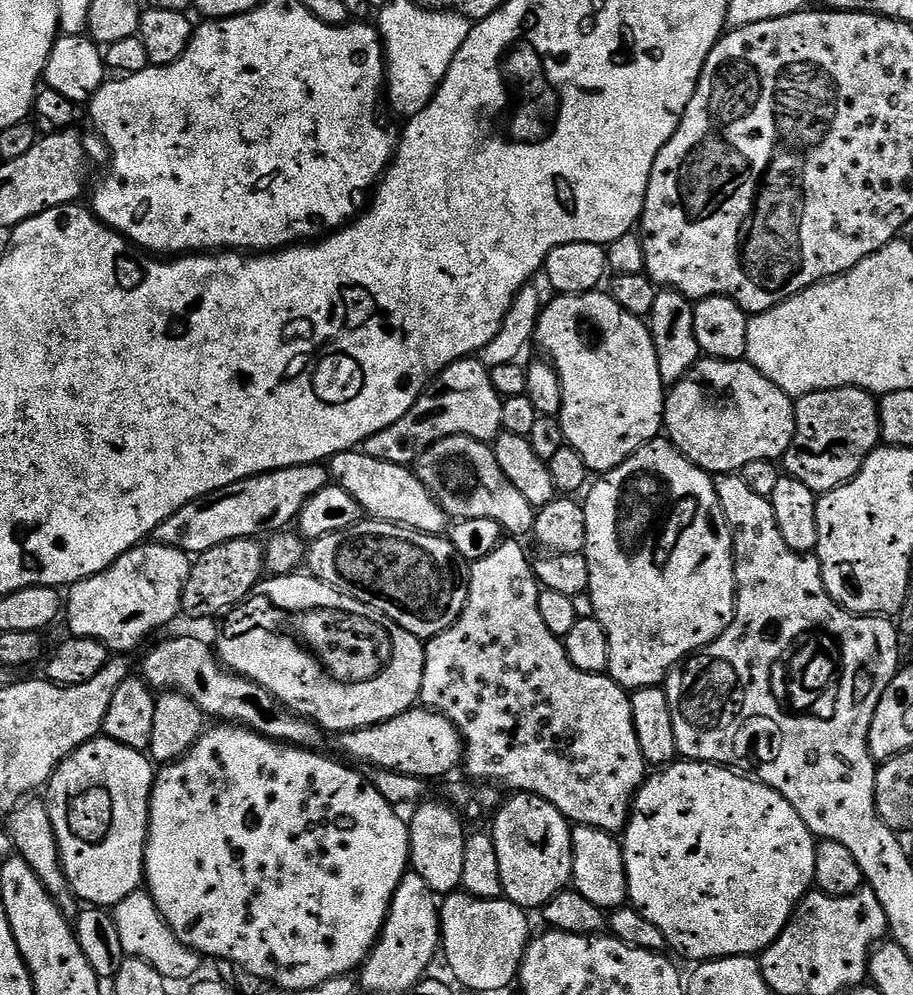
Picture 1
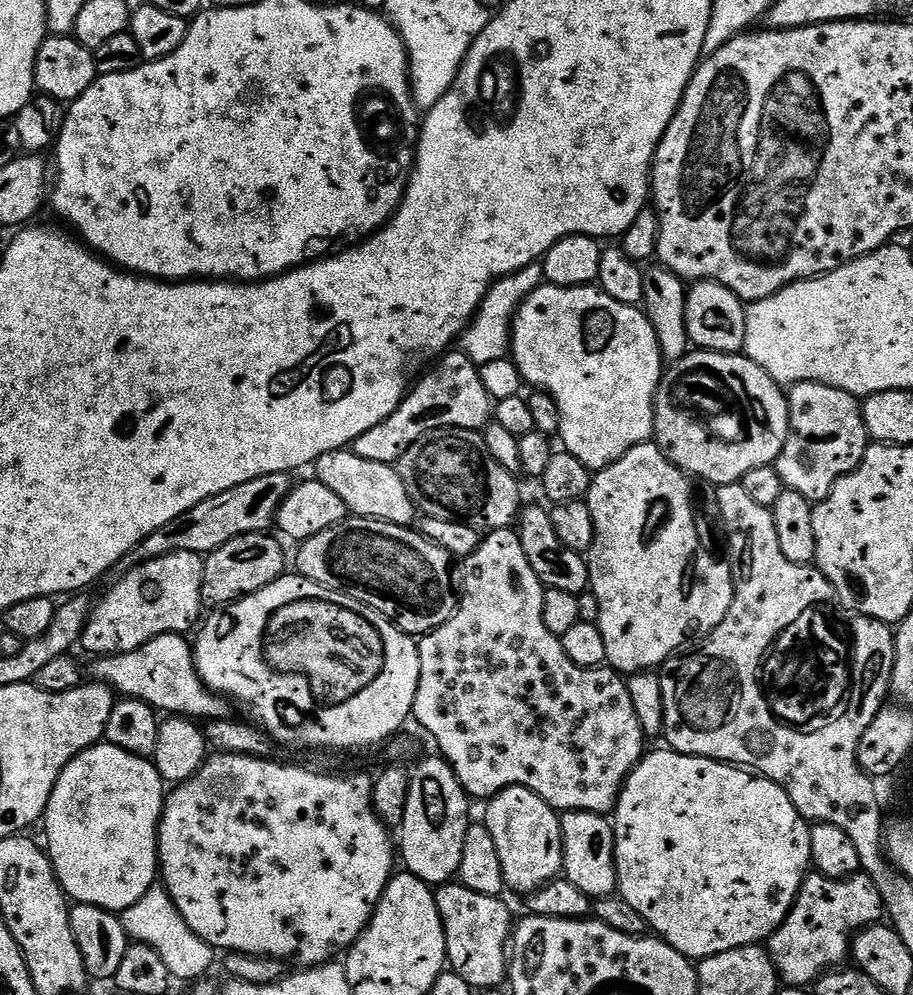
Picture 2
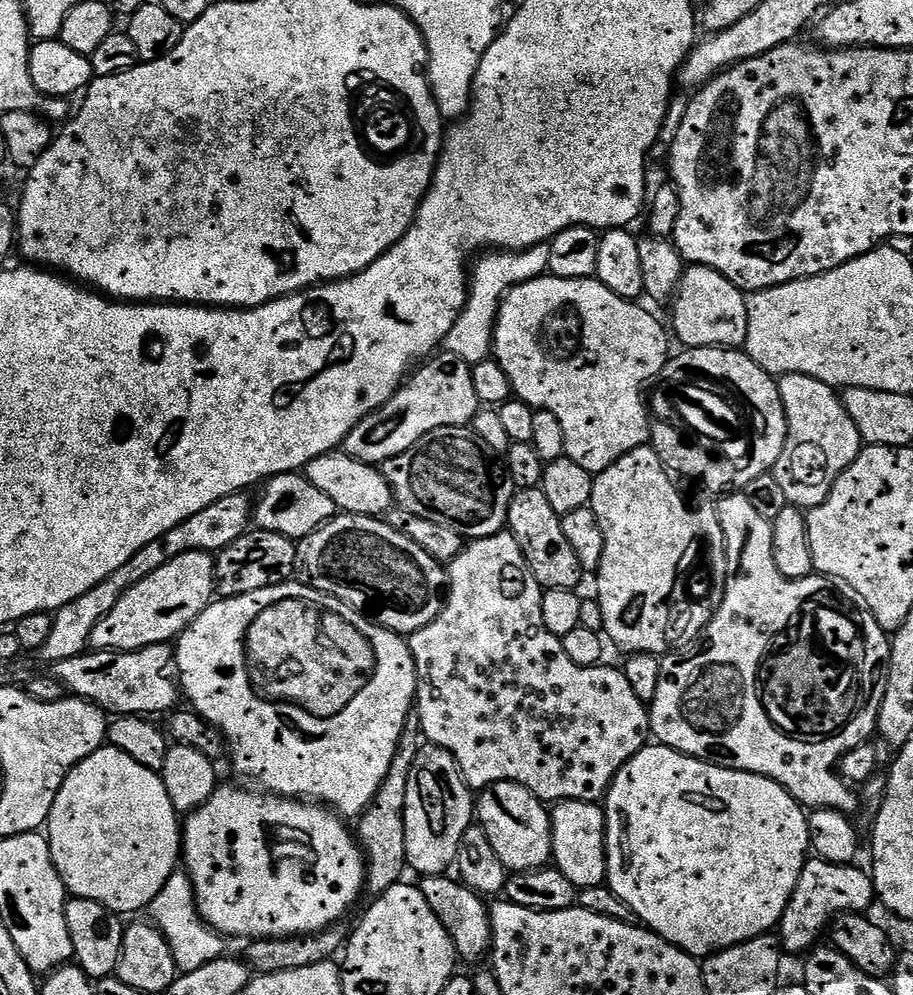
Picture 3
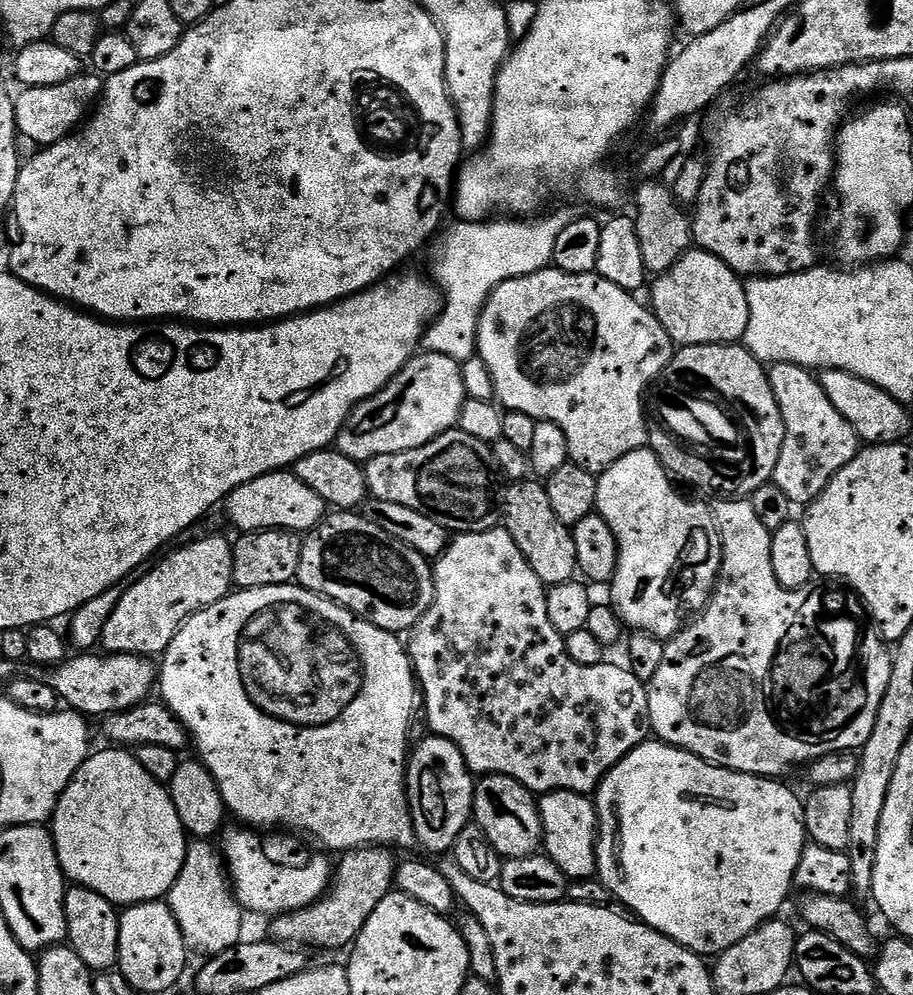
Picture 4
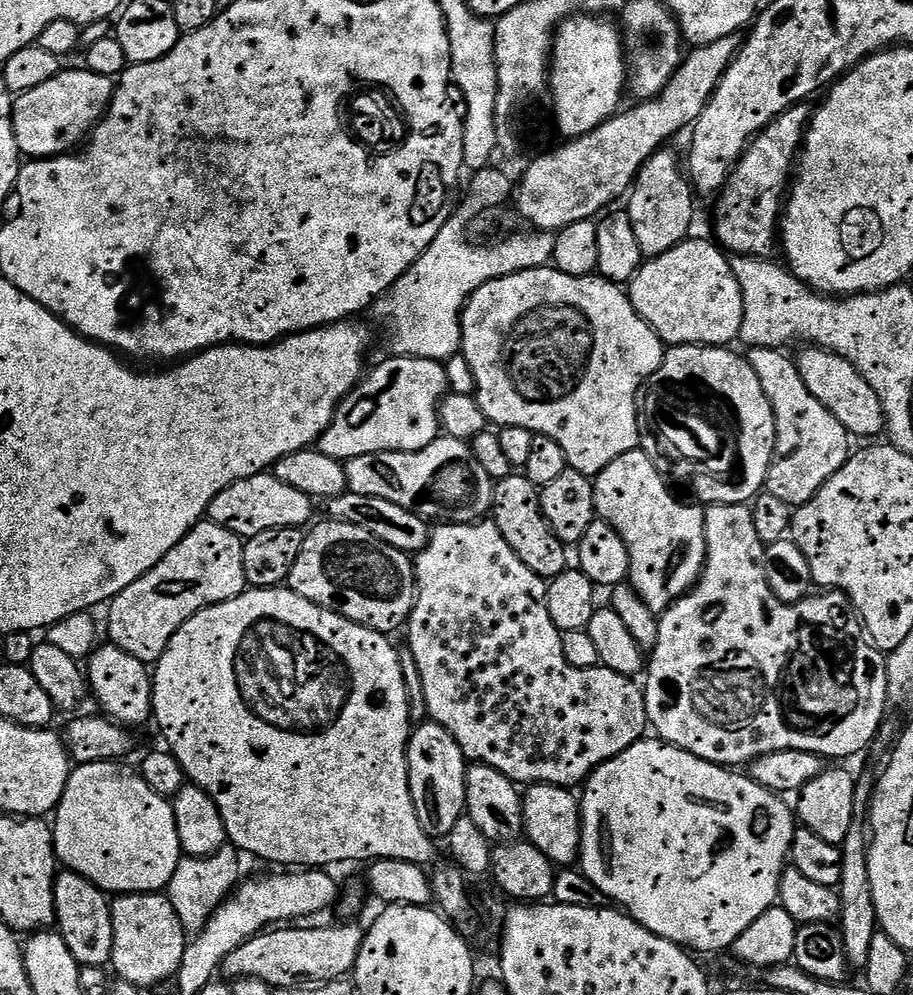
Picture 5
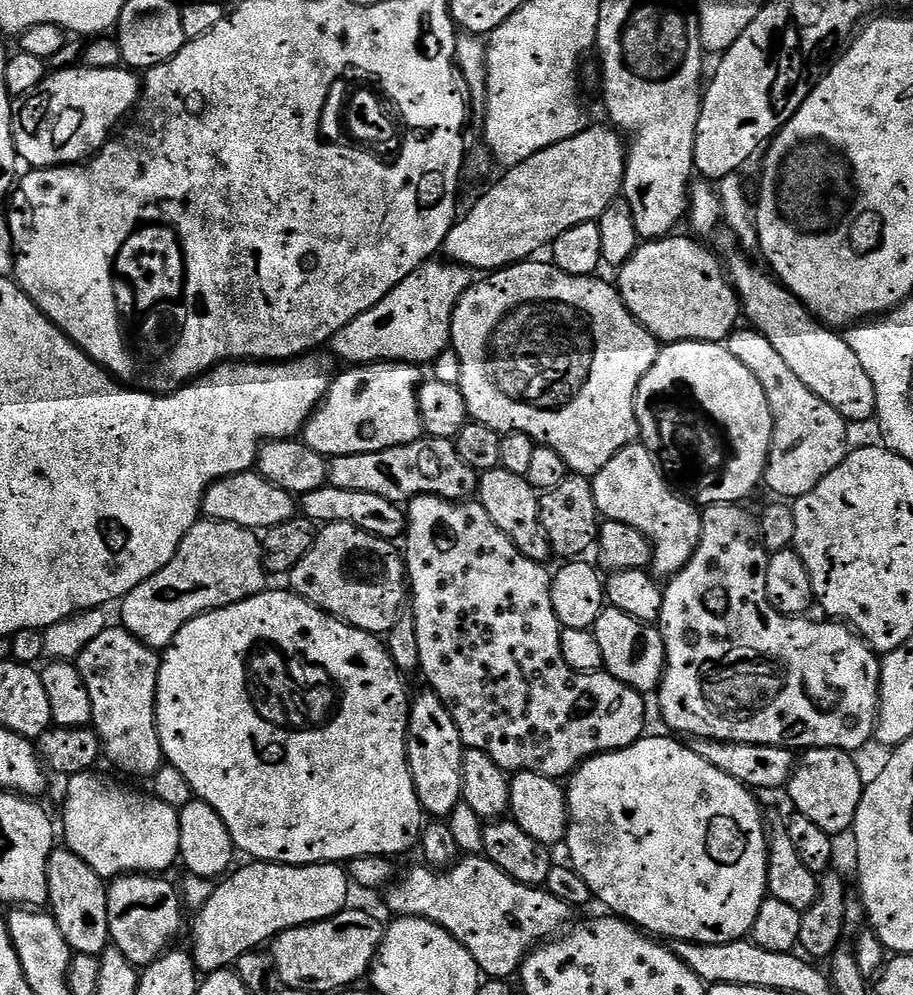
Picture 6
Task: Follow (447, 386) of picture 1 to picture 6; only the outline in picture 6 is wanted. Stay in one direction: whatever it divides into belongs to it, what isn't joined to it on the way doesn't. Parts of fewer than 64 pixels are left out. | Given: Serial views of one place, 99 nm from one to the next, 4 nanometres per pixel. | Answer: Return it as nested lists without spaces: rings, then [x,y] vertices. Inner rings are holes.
[[[377,362],[363,366],[348,366],[343,370],[345,372],[337,380],[335,377],[329,383],[328,392],[320,407],[304,425],[303,443],[309,444],[318,455],[331,458],[350,454],[370,454],[394,446],[406,446],[421,439],[424,423],[418,410],[416,393],[420,391],[422,375],[420,376],[421,369],[417,365]]]

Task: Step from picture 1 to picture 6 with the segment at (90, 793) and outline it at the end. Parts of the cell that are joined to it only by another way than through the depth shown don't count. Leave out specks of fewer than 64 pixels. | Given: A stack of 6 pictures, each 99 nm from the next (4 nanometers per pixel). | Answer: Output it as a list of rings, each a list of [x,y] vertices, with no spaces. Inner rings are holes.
[[[95,771],[83,772],[67,777],[68,797],[64,800],[63,843],[90,870],[99,876],[115,878],[125,874],[164,874],[172,863],[180,860],[180,813],[175,808],[166,806],[166,802],[156,799],[151,794],[143,796],[140,792],[131,792],[120,784],[111,784],[108,780],[96,776]]]

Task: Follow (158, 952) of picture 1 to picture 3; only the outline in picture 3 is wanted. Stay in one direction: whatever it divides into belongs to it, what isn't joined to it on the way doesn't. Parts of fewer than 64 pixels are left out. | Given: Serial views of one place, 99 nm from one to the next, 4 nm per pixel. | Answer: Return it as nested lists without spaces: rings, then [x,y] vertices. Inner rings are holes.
[[[177,870],[172,877],[158,890],[158,898],[148,905],[146,909],[151,923],[164,935],[170,950],[174,954],[174,962],[181,973],[193,972],[206,966],[206,962],[214,962],[219,956],[225,955],[225,937],[213,930],[205,920],[200,917],[200,911],[196,905],[196,891],[192,885],[192,879],[187,872]]]

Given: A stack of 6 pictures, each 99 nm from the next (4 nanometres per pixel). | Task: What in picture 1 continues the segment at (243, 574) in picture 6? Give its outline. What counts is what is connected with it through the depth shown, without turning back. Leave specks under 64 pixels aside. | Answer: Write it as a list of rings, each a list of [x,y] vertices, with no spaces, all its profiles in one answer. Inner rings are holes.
[[[155,542],[137,544],[135,548],[122,554],[122,558],[118,558],[106,570],[67,589],[66,620],[68,616],[69,633],[72,636],[85,636],[102,642],[112,654],[135,653],[135,648],[143,642],[144,636],[166,627],[175,616],[181,615],[182,590],[186,586],[186,578],[190,578],[191,569],[192,560],[189,553]]]

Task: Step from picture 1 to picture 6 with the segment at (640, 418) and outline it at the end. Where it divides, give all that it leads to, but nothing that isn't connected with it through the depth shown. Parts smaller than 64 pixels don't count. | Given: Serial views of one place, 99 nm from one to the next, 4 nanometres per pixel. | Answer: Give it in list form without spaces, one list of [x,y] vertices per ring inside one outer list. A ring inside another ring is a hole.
[[[525,262],[523,264],[511,264],[508,268],[502,268],[499,272],[493,272],[477,279],[471,288],[464,292],[464,297],[456,304],[454,318],[452,319],[452,343],[450,347],[458,354],[458,362],[462,362],[462,378],[458,387],[462,390],[462,398],[466,398],[468,415],[477,424],[490,426],[490,430],[501,434],[521,432],[537,445],[554,450],[562,454],[569,473],[577,476],[597,476],[627,444],[637,443],[640,427],[636,417],[636,391],[650,366],[656,364],[656,359],[661,350],[655,336],[636,323],[636,319],[630,314],[630,310],[624,305],[624,299],[619,291],[612,288],[604,280],[596,280],[595,275],[571,276],[551,262],[536,264],[537,262]]]

